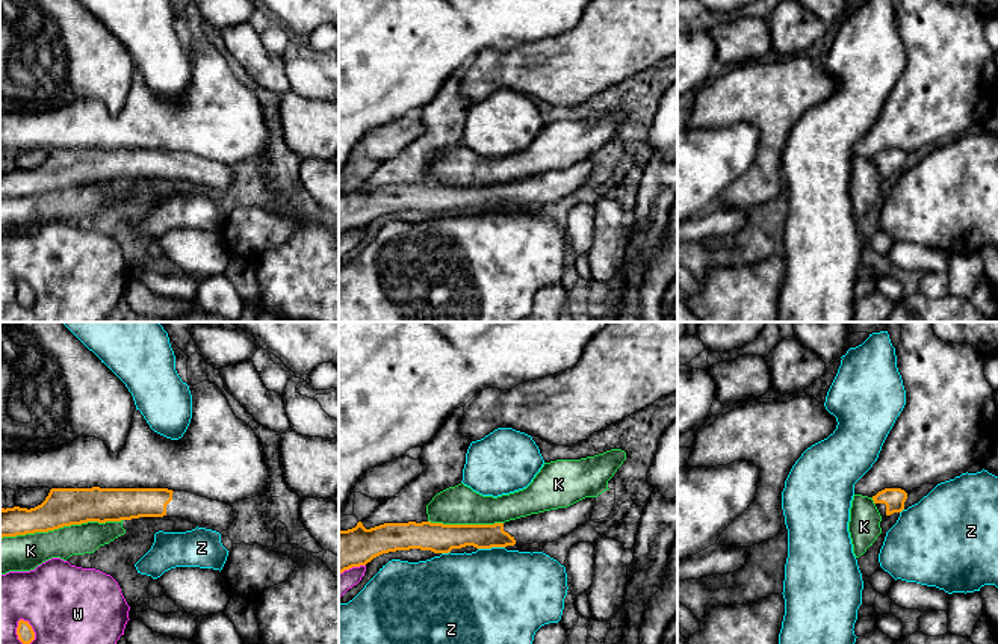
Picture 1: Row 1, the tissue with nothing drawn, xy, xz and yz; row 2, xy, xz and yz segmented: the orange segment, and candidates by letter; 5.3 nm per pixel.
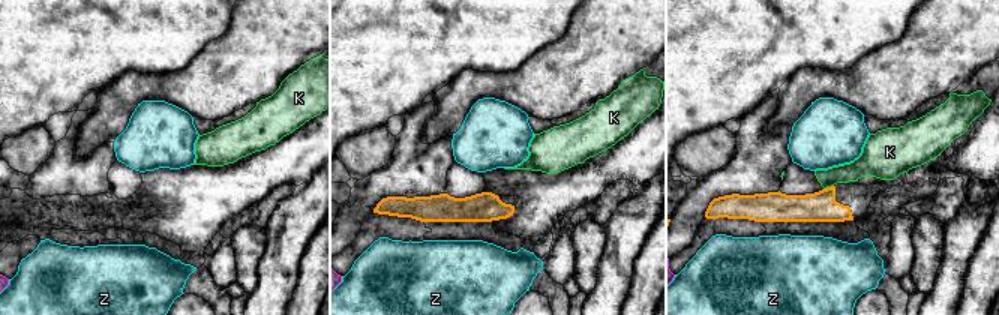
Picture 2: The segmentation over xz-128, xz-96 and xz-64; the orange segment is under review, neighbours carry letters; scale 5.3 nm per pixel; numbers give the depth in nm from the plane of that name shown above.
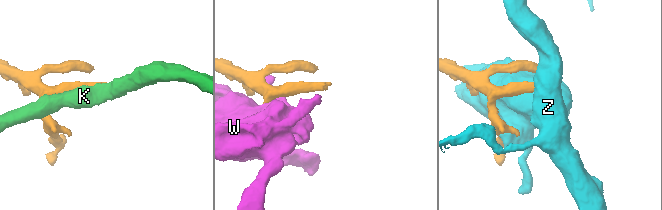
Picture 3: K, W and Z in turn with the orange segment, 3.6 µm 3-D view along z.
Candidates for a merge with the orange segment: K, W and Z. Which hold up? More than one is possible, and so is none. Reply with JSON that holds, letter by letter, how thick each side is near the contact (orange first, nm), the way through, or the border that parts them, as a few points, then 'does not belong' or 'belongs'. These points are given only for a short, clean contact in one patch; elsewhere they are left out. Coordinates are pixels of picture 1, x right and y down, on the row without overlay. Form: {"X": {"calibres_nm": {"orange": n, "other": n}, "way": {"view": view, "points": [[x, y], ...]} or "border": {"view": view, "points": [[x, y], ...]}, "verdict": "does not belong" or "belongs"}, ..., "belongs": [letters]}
{"K": {"calibres_nm": {"orange": 200, "other": 190}, "verdict": "does not belong"}, "W": {"calibres_nm": {"orange": 90, "other": 340}, "verdict": "does not belong"}, "Z": {"calibres_nm": {"orange": 140, "other": 500}, "verdict": "does not belong"}, "belongs": []}

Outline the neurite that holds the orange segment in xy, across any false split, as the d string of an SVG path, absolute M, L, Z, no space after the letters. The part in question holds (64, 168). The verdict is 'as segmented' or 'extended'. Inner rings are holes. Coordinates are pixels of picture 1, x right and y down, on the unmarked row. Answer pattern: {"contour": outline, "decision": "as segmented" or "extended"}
{"contour": "M51 150L35 169L2 169L0 200L48 194L88 183L178 178L222 194L234 183L231 165L168 150Z", "decision": "extended"}

